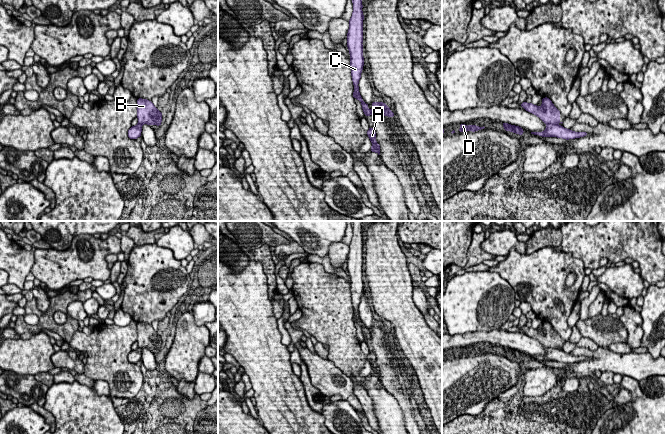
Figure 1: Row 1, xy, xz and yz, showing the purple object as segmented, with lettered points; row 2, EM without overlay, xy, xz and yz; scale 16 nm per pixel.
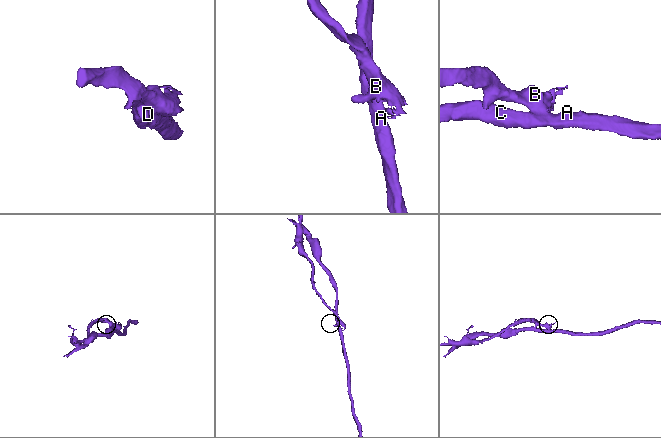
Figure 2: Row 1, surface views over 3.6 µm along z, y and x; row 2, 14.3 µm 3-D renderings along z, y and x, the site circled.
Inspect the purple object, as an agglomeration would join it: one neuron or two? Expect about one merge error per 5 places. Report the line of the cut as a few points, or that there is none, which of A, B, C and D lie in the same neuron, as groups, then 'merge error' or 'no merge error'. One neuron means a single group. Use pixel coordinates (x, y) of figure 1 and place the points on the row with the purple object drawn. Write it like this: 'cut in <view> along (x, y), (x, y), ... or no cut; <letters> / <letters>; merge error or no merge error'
cut in yz along (555, 123), (546, 124); A C D / B; merge error

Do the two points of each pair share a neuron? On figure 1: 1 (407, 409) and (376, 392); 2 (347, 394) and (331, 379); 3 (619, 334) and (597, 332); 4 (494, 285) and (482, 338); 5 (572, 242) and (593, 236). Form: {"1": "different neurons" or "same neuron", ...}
{"1": "different neurons", "2": "same neuron", "3": "same neuron", "4": "different neurons", "5": "same neuron"}

